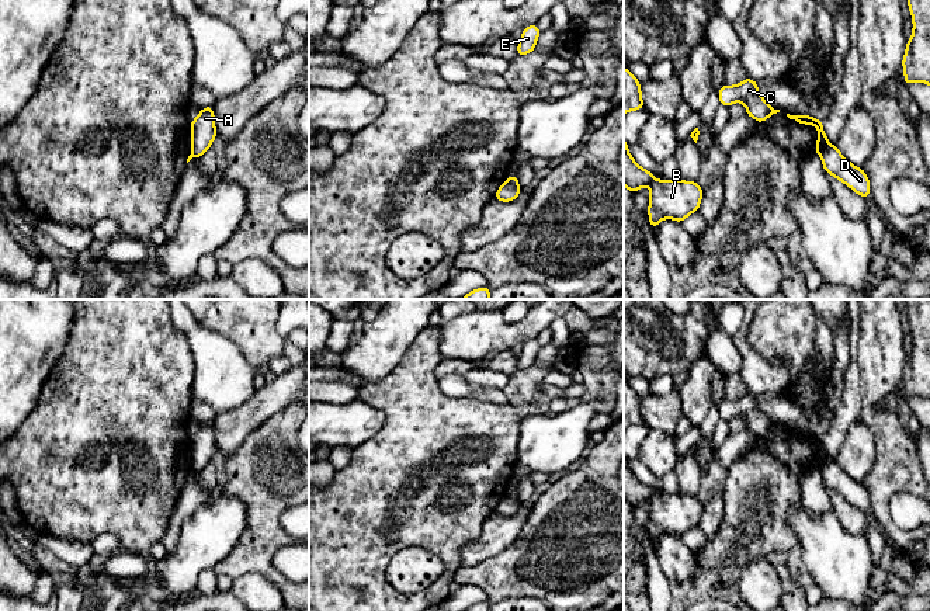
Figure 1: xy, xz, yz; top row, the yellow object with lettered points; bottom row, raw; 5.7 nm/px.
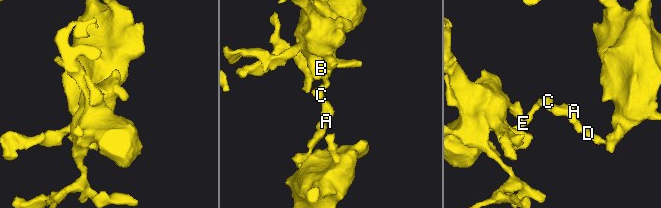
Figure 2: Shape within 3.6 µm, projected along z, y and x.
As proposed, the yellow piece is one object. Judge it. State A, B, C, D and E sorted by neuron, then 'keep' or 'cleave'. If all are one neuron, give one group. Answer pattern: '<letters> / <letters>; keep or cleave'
A B C E / D; cleave

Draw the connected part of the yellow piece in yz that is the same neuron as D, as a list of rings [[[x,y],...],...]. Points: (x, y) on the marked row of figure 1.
[[[829,145],[820,157],[827,174],[834,176],[854,192],[870,199],[870,180],[863,169],[853,166],[834,145]]]

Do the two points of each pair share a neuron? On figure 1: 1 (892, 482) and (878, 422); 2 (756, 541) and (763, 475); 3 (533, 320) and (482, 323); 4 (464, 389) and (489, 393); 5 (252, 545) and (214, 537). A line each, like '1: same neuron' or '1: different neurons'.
1: same neuron
2: same neuron
3: same neuron
4: same neuron
5: different neurons

